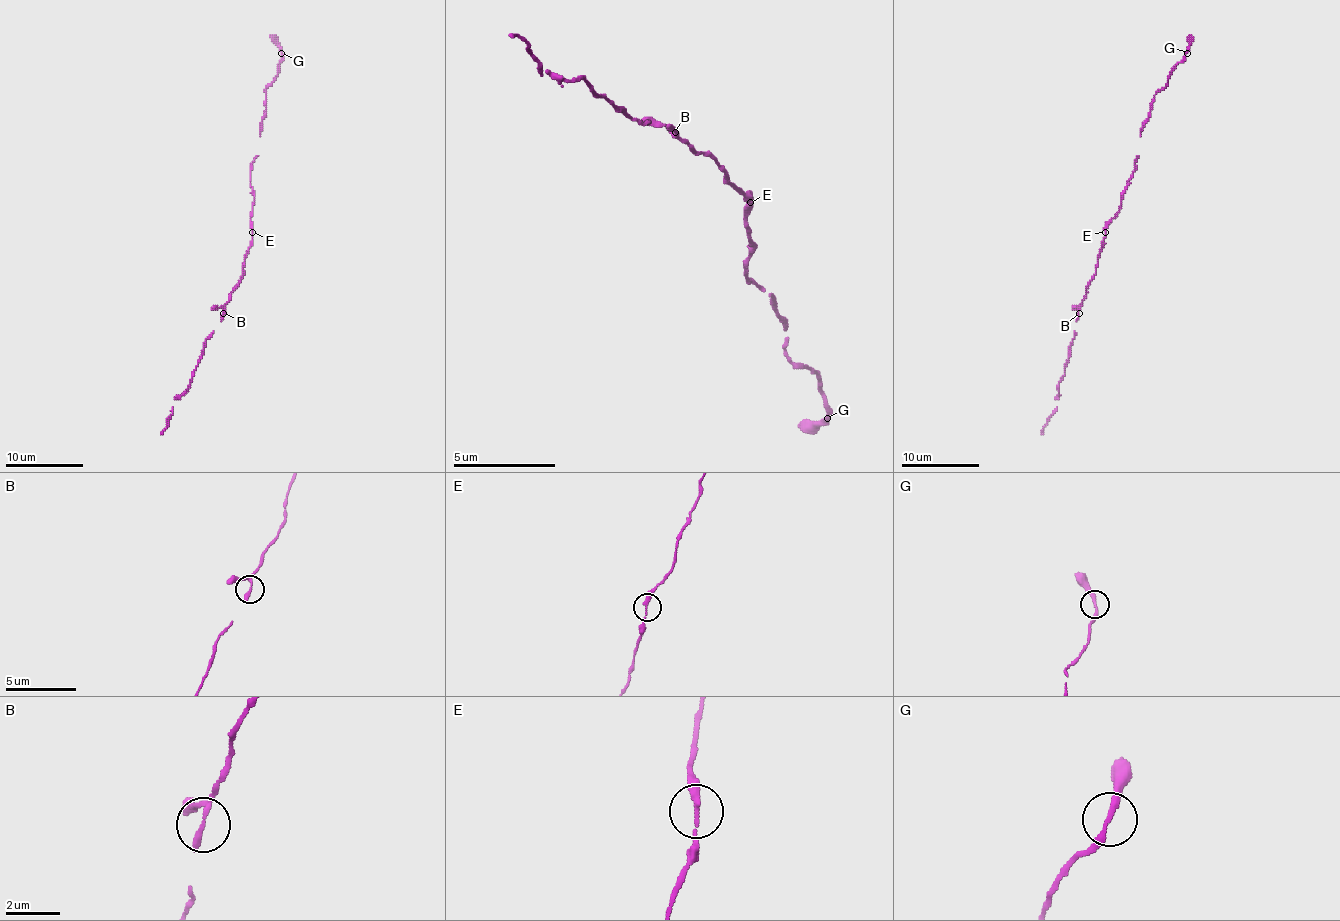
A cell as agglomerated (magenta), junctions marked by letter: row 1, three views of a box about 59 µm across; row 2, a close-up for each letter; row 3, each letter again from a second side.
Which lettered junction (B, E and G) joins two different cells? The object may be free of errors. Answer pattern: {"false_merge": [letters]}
{"false_merge": []}

